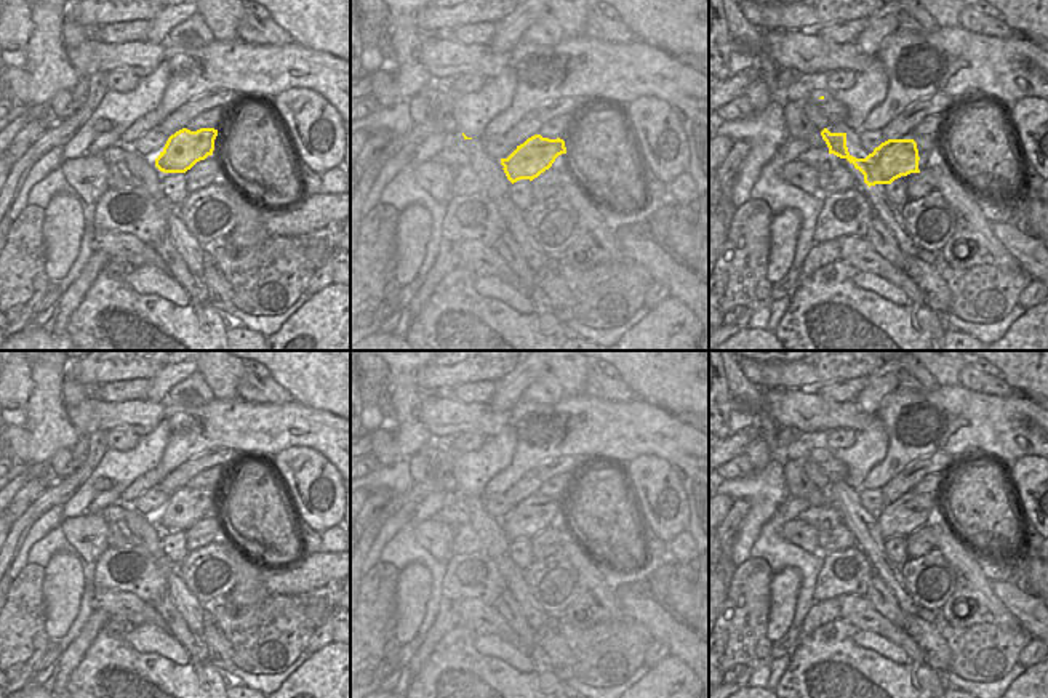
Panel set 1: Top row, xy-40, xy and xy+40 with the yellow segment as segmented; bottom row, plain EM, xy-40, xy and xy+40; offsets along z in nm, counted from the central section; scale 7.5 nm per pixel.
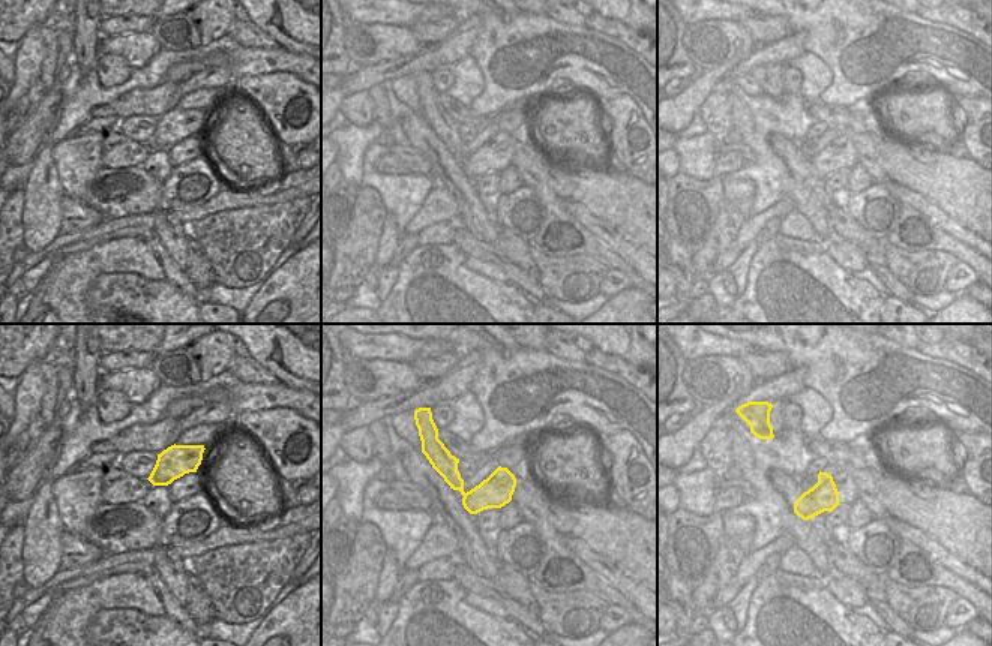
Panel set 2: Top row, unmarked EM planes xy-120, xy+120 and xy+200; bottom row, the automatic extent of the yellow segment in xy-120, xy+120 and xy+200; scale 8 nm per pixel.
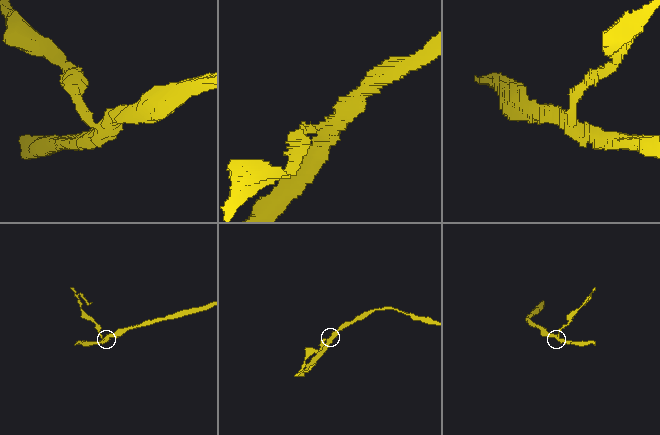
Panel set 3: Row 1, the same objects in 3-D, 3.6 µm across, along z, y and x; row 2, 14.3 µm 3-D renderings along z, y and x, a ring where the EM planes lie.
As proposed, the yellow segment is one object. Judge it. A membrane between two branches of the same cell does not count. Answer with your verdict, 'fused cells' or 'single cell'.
fused cells

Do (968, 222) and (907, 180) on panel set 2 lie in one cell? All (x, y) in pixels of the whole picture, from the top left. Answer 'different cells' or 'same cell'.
same cell

